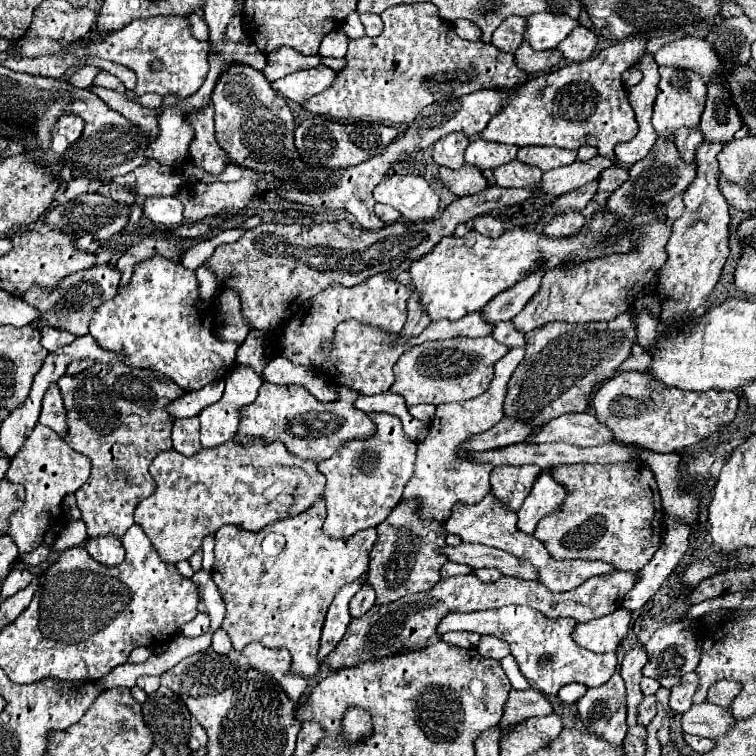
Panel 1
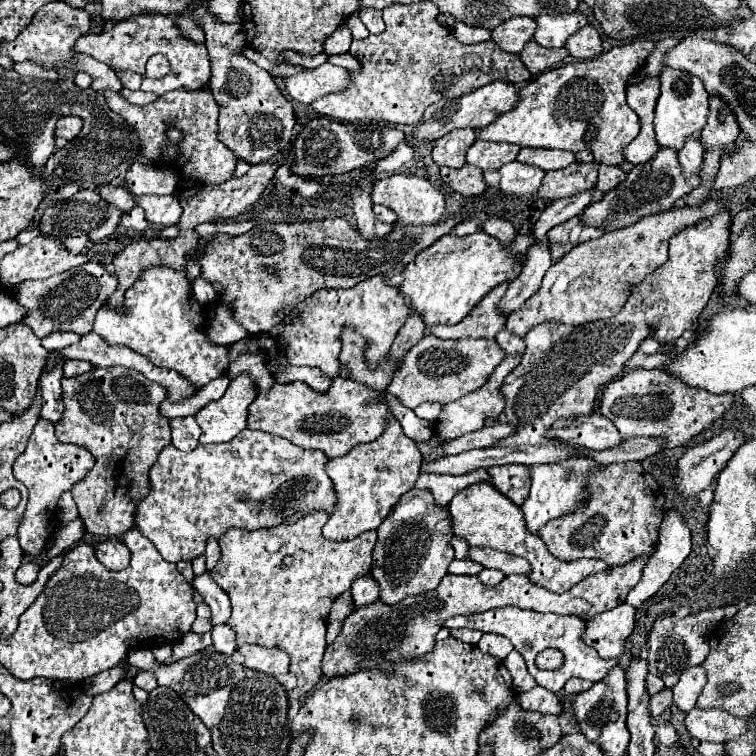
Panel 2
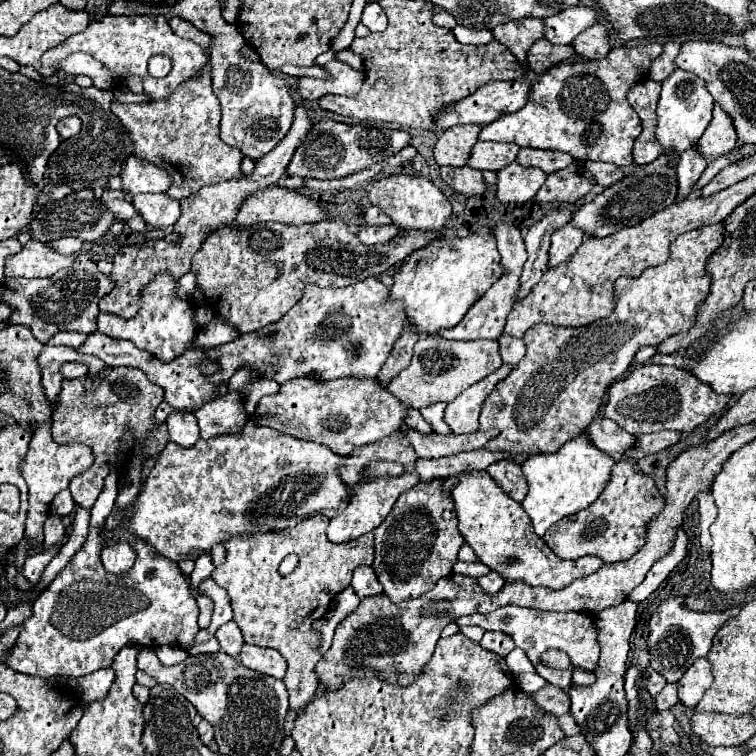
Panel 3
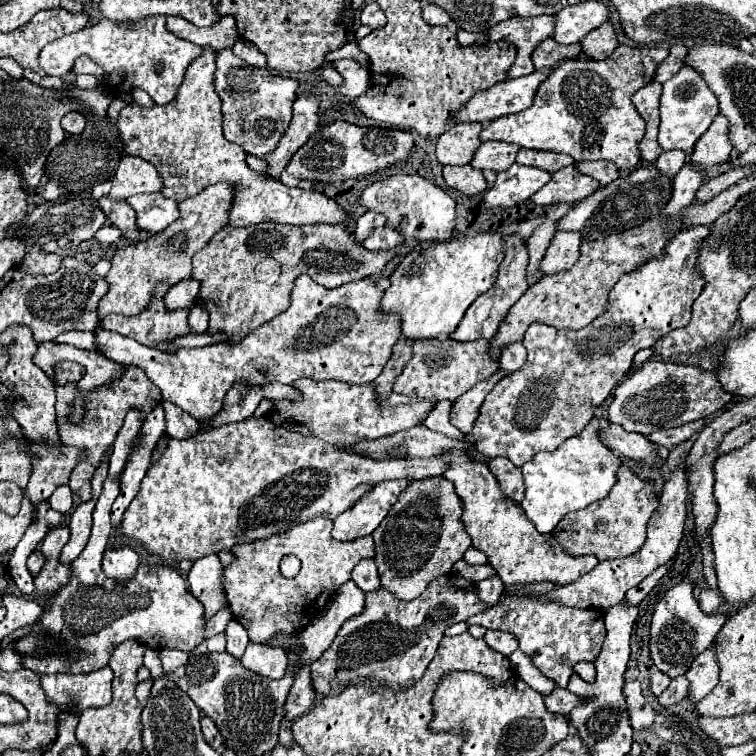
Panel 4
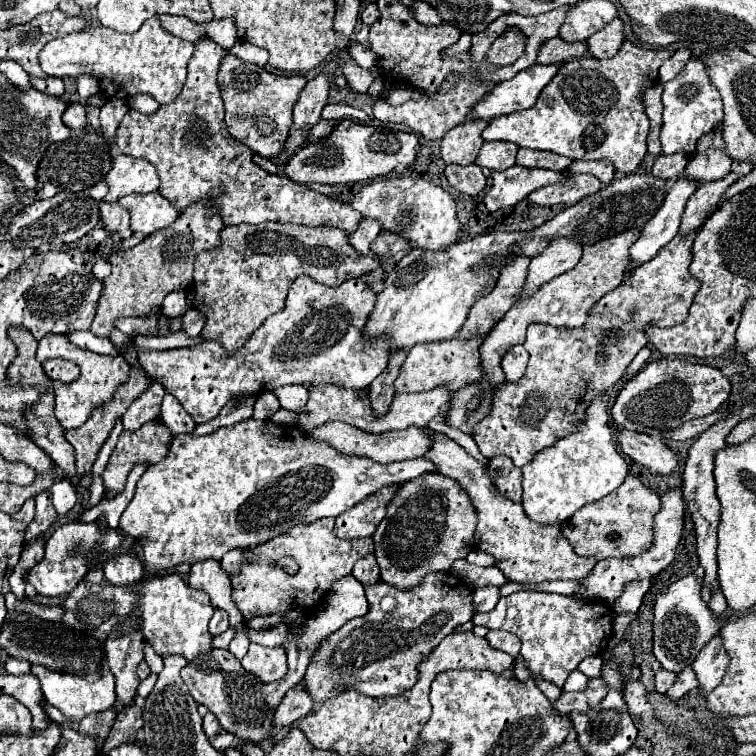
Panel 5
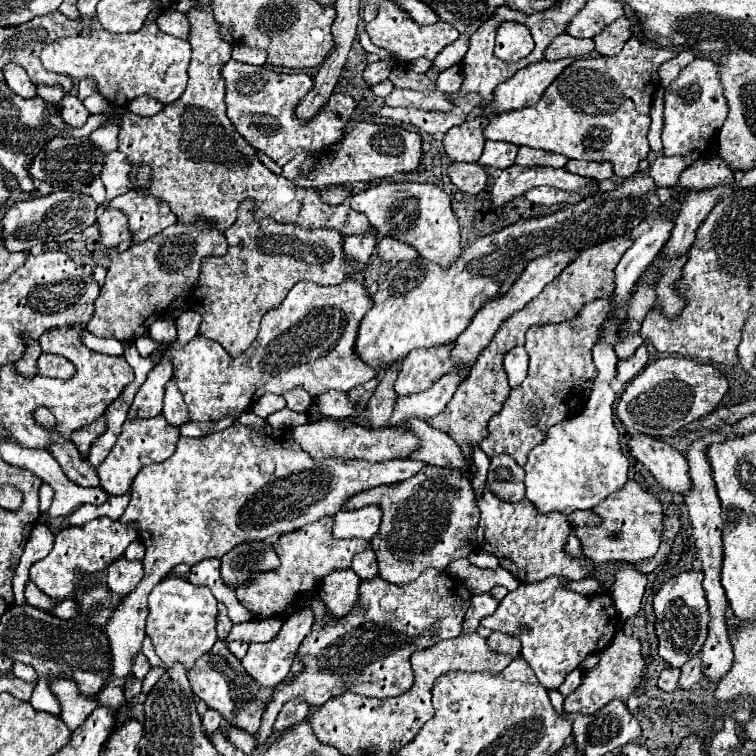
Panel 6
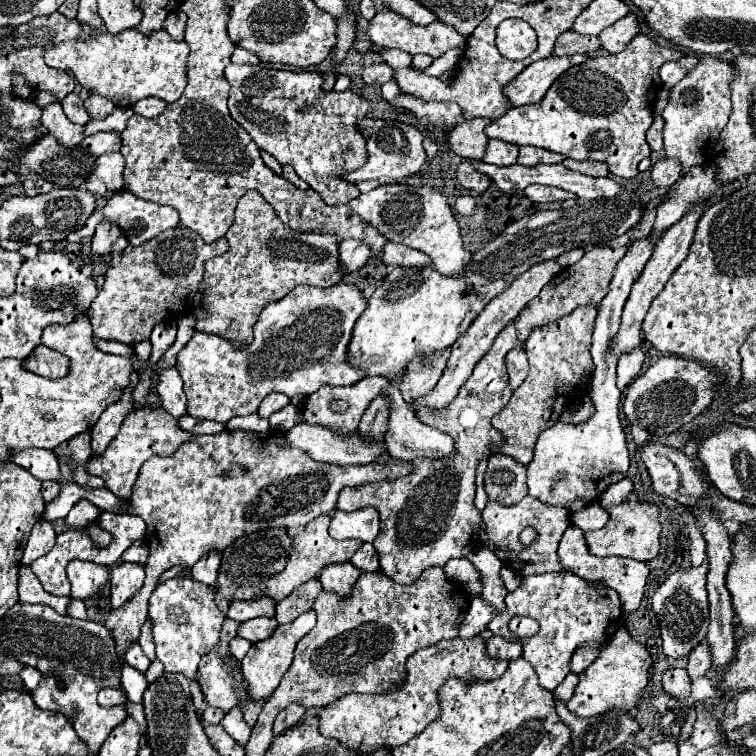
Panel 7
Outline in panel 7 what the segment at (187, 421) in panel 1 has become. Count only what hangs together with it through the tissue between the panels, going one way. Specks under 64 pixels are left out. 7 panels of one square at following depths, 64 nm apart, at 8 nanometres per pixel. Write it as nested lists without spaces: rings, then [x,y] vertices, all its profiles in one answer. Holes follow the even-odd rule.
[[[168,368],[166,372],[162,372],[158,392],[162,398],[162,408],[168,410],[176,420],[186,414],[186,396],[182,390],[182,378],[176,368]]]

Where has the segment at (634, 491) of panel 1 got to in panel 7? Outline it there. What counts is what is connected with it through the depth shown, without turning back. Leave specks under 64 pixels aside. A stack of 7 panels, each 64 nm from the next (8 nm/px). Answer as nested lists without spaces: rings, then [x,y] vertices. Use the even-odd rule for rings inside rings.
[[[632,492],[622,504],[618,506],[610,506],[606,508],[606,512],[610,514],[610,520],[606,522],[604,528],[594,530],[594,532],[586,532],[586,546],[590,550],[590,554],[594,556],[624,556],[624,558],[634,558],[640,562],[648,562],[652,558],[658,556],[660,550],[660,510],[656,506],[656,502],[652,500],[642,500],[636,492]]]

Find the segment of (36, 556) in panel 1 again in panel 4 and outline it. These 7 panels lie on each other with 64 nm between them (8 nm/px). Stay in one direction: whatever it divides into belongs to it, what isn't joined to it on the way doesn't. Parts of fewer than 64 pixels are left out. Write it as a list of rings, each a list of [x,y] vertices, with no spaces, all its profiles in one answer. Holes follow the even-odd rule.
[[[30,442],[30,452],[36,458],[32,460],[32,474],[28,480],[26,496],[34,506],[32,510],[32,522],[34,522],[36,506],[40,502],[46,502],[58,486],[68,484],[72,470],[80,460],[84,460],[86,452],[80,448],[76,450],[72,446],[50,446],[36,442]]]

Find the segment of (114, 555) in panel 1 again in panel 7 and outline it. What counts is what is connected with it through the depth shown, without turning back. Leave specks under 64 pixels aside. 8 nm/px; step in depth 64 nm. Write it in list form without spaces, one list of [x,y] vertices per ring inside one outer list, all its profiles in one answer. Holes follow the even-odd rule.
[[[118,562],[110,570],[110,606],[120,608],[128,602],[144,582],[144,568],[140,564]]]

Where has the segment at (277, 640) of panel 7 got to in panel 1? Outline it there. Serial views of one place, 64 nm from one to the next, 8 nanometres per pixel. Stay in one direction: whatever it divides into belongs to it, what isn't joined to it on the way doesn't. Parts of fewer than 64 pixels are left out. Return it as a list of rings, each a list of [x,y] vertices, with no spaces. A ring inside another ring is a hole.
[[[248,644],[242,652],[248,658],[248,664],[266,672],[288,672],[290,670],[290,652],[284,648],[272,650],[262,644]]]

